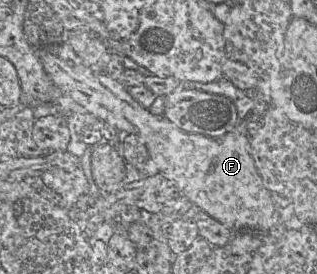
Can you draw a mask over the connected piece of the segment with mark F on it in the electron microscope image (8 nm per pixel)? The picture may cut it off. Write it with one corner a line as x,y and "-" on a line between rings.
66,43
52,44
35,49
42,66
50,80
59,88
65,98
70,98
89,113
100,118
119,132
137,136
147,147
151,160
158,173
172,180
181,192
198,210
201,210
232,230
251,230
267,235
268,220
276,207
271,192
265,187
254,160
250,154
247,126
263,117
268,102
257,104
239,122
234,103
227,97
203,92
199,89
183,89
182,84
165,96
164,115
153,115
142,107
118,80
94,72
86,66
72,47

